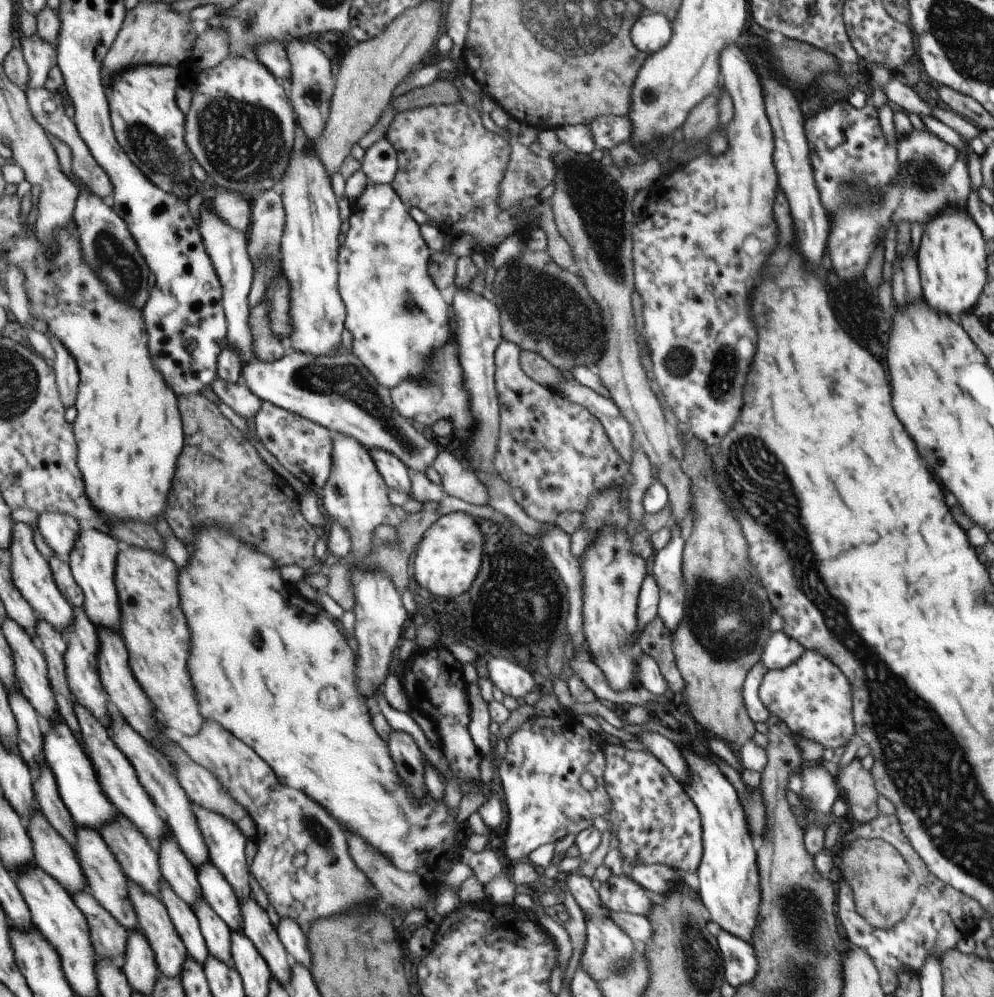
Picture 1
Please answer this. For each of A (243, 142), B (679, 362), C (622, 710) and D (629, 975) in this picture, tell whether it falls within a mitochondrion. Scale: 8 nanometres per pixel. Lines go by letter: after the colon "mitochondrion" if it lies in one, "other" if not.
A: mitochondrion
B: mitochondrion
C: other
D: mitochondrion

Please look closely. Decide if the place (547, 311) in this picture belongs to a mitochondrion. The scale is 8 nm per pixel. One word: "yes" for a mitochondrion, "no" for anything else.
yes

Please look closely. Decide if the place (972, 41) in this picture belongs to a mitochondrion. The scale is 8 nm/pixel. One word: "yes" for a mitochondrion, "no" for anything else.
yes

